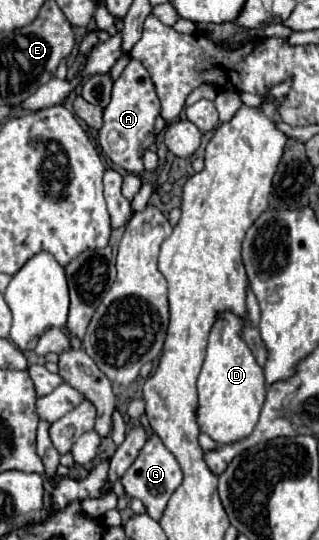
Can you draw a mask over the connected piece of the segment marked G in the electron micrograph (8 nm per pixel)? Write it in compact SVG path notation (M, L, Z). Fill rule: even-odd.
M153 434L149 436L147 444L143 446L143 450L139 452L137 460L131 464L131 468L121 476L121 482L123 482L123 488L125 488L125 494L129 498L139 498L145 508L147 508L147 514L153 518L153 520L159 520L165 506L167 506L167 500L169 496L175 492L175 488L181 484L183 480L183 474L181 474L181 468L175 460L175 456L165 448L165 444Z

